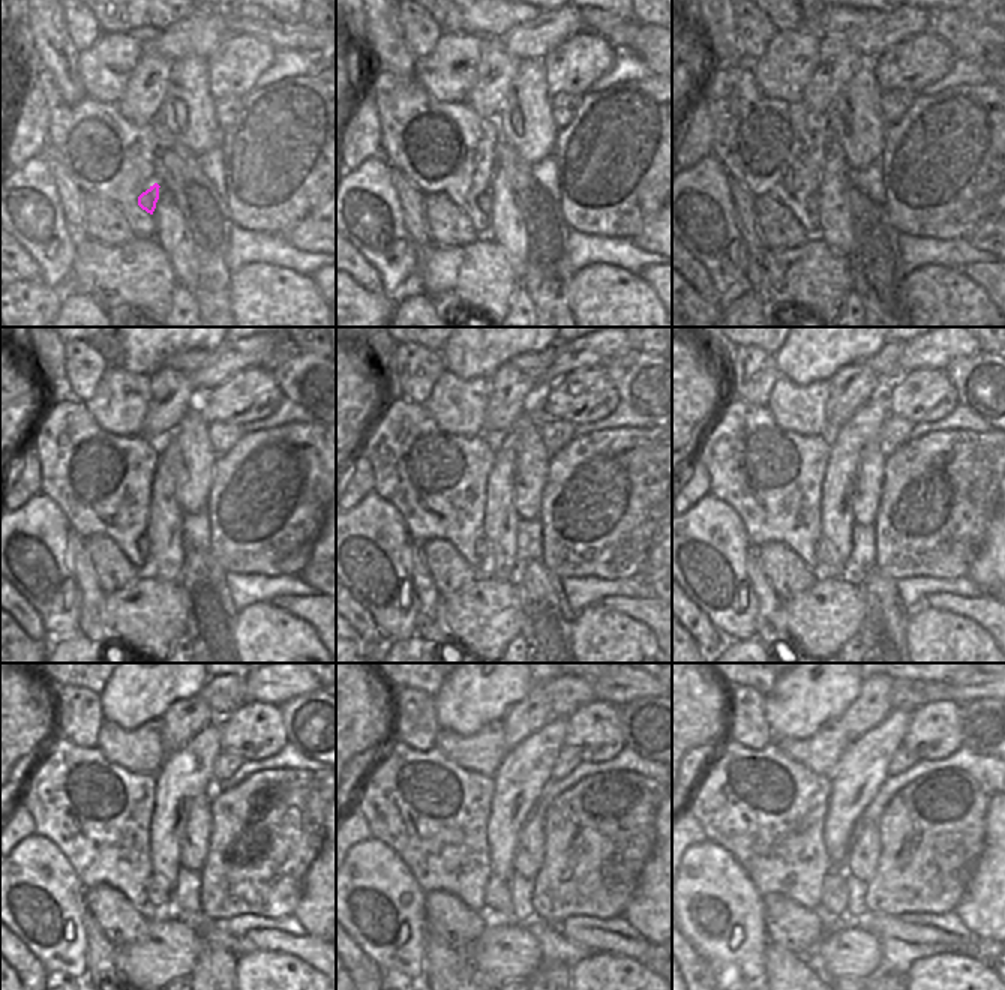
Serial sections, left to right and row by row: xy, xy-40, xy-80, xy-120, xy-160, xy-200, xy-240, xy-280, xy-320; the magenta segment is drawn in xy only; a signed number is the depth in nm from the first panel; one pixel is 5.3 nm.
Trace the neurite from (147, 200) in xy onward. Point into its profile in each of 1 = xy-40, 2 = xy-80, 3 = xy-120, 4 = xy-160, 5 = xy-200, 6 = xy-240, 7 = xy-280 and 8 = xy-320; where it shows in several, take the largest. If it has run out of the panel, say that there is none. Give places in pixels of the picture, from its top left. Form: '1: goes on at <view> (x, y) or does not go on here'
1: goes on at xy-40 (485, 200)
2: goes on at xy-80 (812, 203)
3: goes on at xy-120 (143, 542)
4: goes on at xy-160 (482, 546)
5: goes on at xy-200 (825, 554)
6: goes on at xy-240 (158, 891)
7: goes on at xy-280 (497, 897)
8: goes on at xy-320 (834, 896)

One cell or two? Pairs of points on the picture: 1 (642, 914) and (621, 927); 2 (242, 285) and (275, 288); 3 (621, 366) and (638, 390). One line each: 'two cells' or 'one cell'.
1: two cells
2: one cell
3: one cell

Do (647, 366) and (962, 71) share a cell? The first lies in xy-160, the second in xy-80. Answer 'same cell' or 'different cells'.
different cells

